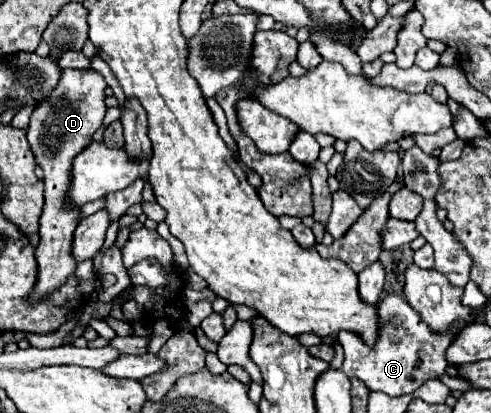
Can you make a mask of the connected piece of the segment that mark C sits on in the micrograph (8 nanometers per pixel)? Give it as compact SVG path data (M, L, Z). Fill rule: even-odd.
M390 292L384 300L378 302L378 340L374 346L366 346L366 342L354 332L340 332L338 342L344 348L344 374L348 378L360 378L370 390L384 392L388 396L404 396L412 394L426 380L438 378L448 362L444 358L446 348L458 336L458 332L466 324L454 324L450 332L434 332L428 324L424 324L422 316L410 308L402 294Z

